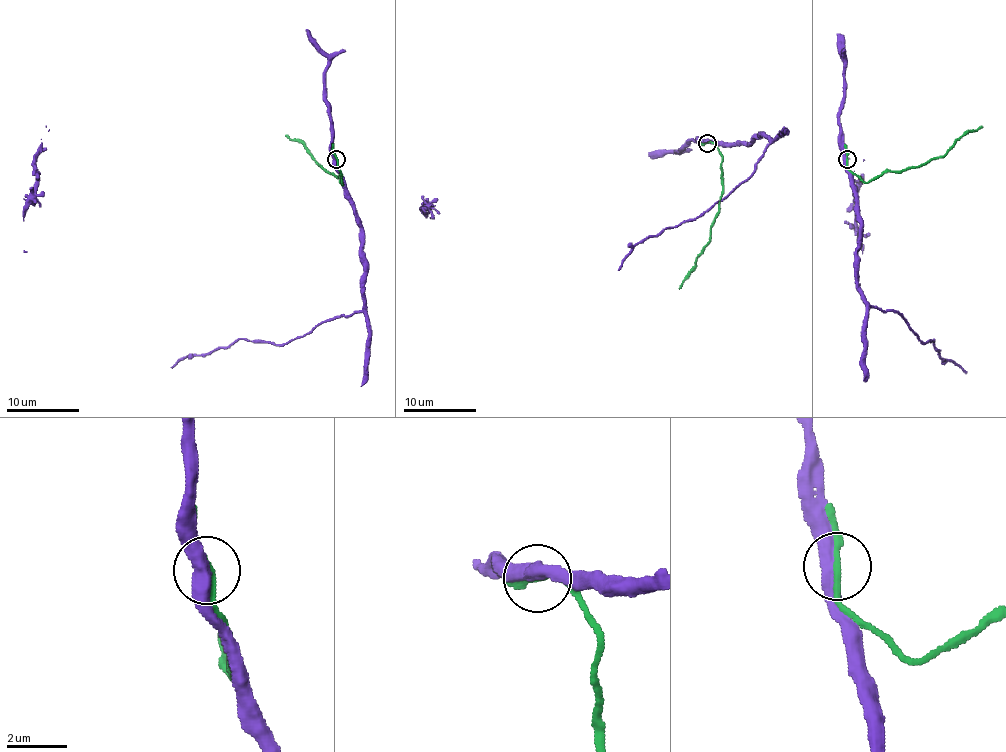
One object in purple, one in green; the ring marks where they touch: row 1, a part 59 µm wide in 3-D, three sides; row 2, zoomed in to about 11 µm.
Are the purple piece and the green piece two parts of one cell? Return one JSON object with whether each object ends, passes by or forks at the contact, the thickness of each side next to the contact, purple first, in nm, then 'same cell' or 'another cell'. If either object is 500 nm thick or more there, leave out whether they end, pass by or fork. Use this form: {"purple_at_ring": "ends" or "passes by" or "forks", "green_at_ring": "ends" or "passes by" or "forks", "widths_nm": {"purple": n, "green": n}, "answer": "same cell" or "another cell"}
{"purple_at_ring": "passes by", "green_at_ring": "passes by", "widths_nm": {"purple": 440, "green": 200}, "answer": "same cell"}

